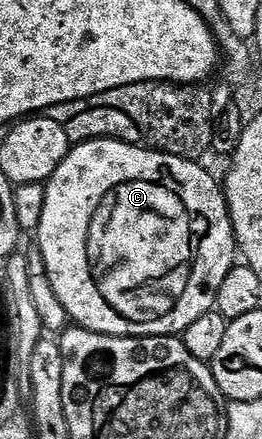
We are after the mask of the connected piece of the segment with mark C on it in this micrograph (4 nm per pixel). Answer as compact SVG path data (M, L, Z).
M96 139L90 143L70 146L65 162L59 165L59 169L55 169L55 173L45 183L47 201L43 201L43 221L39 221L39 229L35 232L35 247L47 265L55 295L59 297L59 301L63 301L63 309L67 309L70 320L76 326L86 327L100 335L180 336L189 328L191 321L199 321L203 313L216 308L219 285L223 285L223 277L227 277L227 273L235 266L239 252L222 184L218 176L216 179L207 168L200 167L201 165L192 159L168 155L145 145L121 143L117 139Z

